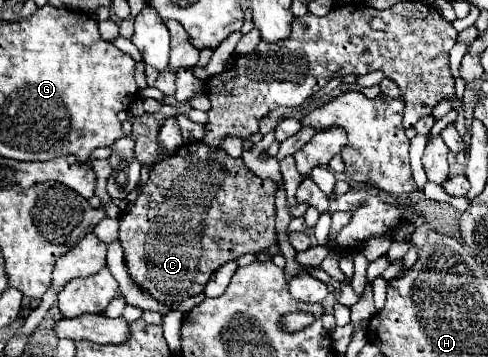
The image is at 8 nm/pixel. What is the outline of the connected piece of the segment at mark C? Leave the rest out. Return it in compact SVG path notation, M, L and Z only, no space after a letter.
M202 141L184 143L170 157L152 167L150 179L138 199L130 211L120 217L118 239L124 249L128 273L156 301L166 305L202 293L212 273L224 263L244 253L266 253L270 247L278 245L274 229L276 189L276 181L256 177L242 159L234 159L222 149L210 149Z

